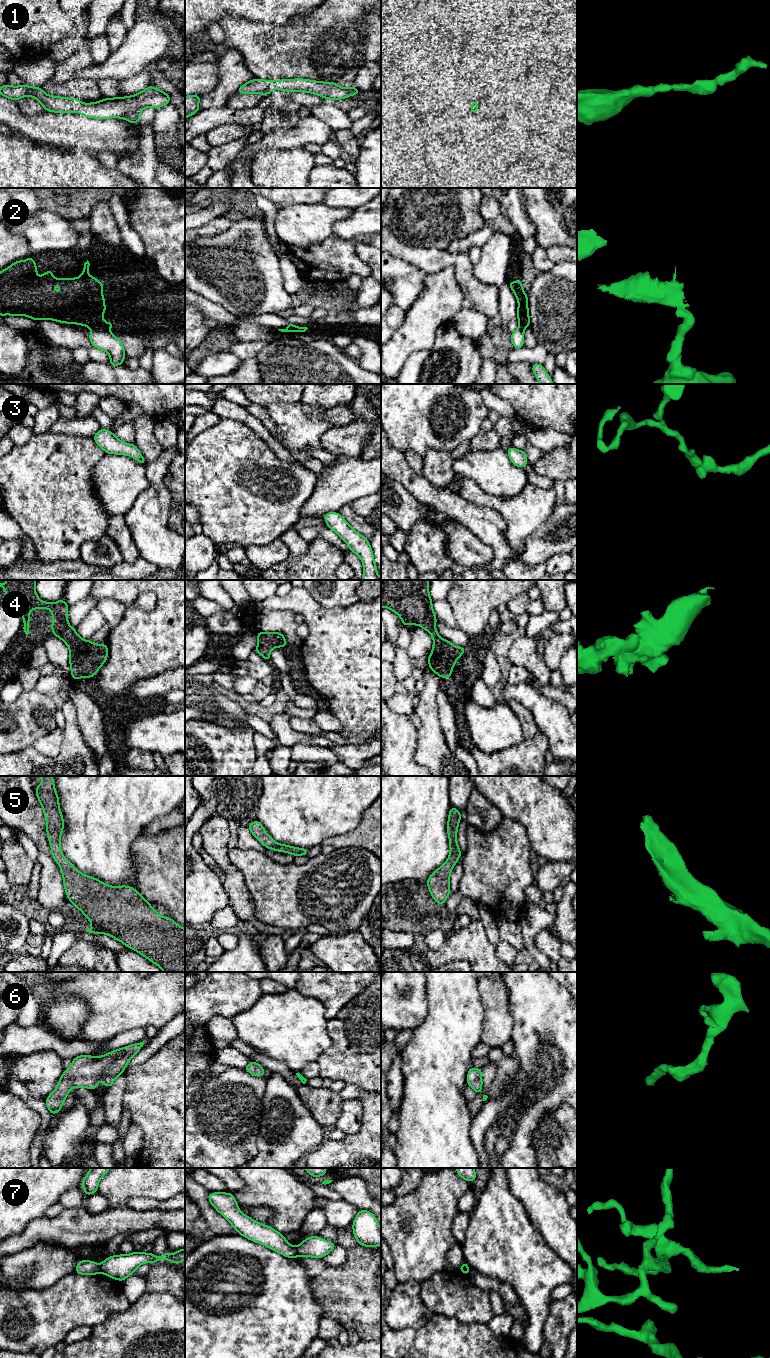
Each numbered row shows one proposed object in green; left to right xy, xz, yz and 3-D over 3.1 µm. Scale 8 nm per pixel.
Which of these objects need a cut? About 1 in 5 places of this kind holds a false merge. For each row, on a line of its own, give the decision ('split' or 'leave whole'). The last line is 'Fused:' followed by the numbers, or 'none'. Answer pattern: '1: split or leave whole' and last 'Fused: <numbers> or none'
1: leave whole
2: split
3: leave whole
4: leave whole
5: leave whole
6: leave whole
7: split
Fused: 2, 7

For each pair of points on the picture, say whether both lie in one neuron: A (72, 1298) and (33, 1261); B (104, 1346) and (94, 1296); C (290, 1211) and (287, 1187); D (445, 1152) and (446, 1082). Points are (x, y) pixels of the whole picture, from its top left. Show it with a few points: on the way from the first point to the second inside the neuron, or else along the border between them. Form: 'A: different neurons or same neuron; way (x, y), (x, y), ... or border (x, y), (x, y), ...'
A: different neurons; border (74, 1272), (61, 1277), (49, 1287), (33, 1288)
B: different neurons; border (120, 1312), (113, 1313), (105, 1320), (91, 1327)
C: same neuron; way (290, 1205), (287, 1193)
D: same neuron; way (445, 1135), (445, 1099)

